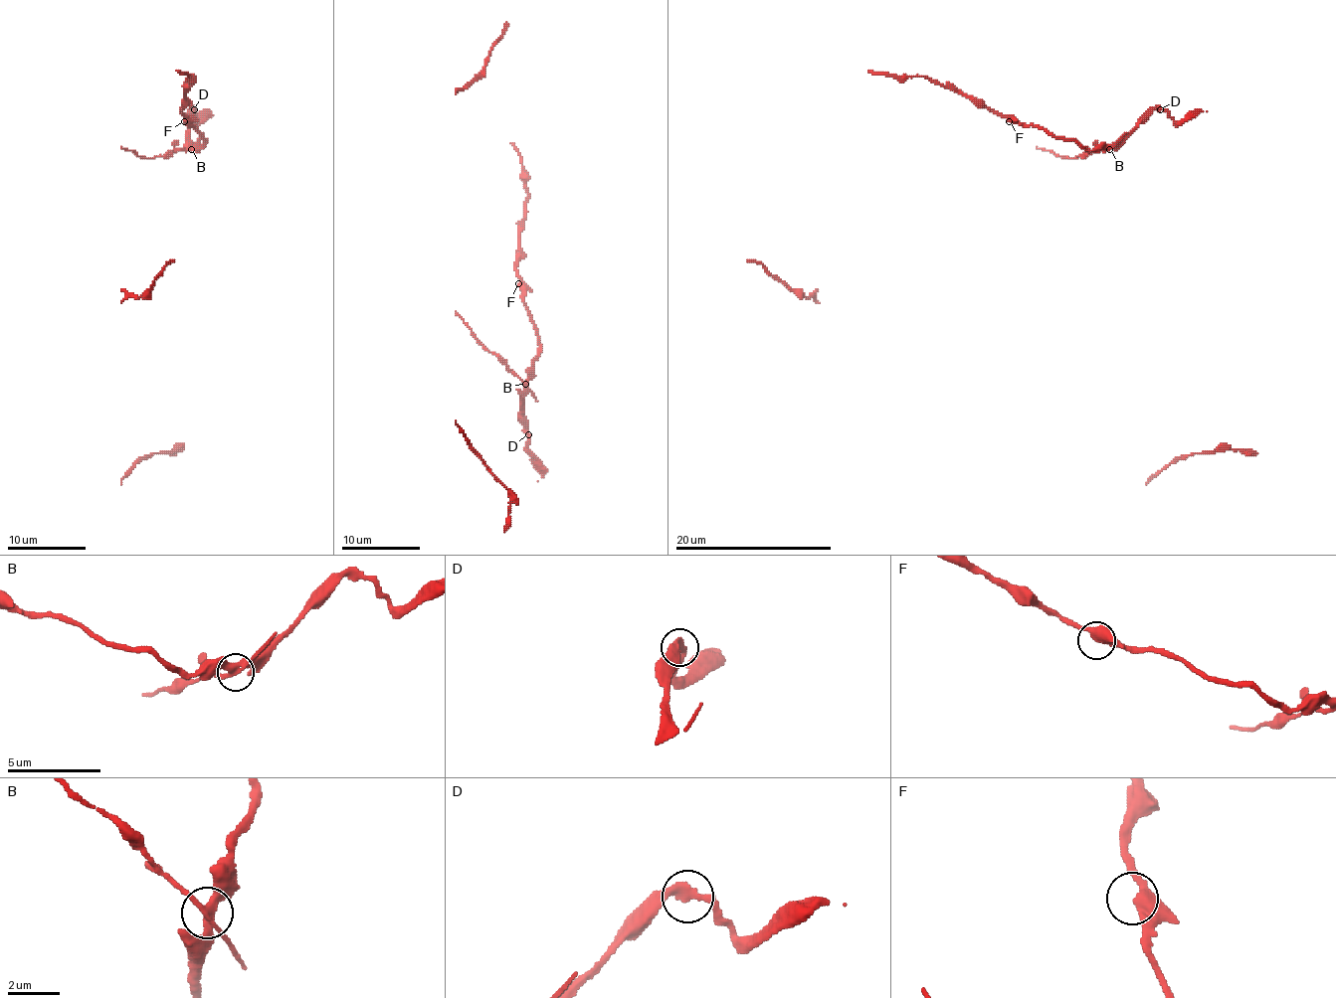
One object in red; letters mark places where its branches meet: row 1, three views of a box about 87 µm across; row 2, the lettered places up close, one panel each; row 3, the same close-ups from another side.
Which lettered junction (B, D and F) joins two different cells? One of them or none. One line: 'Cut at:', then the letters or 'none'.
Cut at: B

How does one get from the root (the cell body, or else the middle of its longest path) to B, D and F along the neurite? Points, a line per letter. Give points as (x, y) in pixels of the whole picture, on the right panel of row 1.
B: (1041, 129), (1047, 129), (1056, 136), (1075, 138), (1091, 150), (1109, 148)
D: (1041, 129), (1047, 129), (1056, 136), (1075, 138), (1083, 146), (1099, 150), (1115, 146), (1154, 109), (1160, 109)
F: (1041, 129), (1009, 121)

